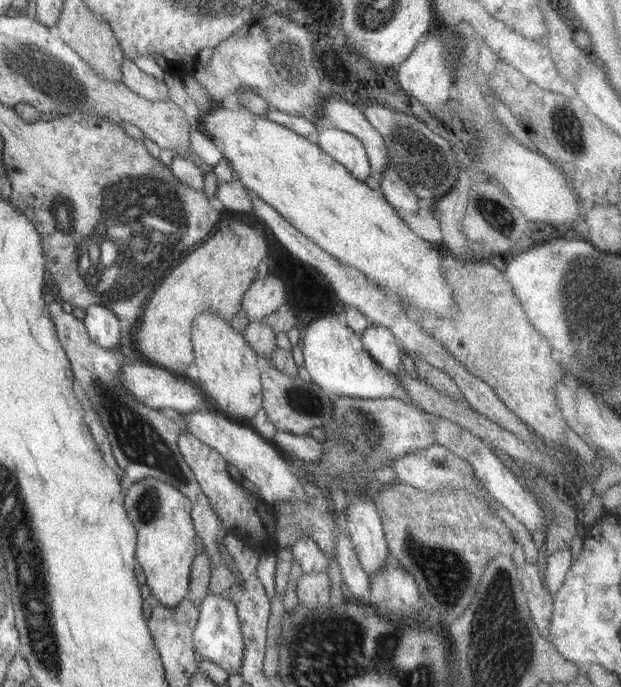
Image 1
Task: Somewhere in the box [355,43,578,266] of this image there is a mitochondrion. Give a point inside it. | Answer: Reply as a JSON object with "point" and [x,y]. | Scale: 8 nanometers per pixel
{"point":[406,145]}

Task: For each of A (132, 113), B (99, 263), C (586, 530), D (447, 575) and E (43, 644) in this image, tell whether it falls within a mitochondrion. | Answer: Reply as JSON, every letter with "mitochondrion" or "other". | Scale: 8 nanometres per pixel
{"A":"other","B":"mitochondrion","C":"other","D":"mitochondrion","E":"mitochondrion"}

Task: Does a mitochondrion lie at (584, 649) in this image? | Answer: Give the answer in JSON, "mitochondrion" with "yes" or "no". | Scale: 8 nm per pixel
{"mitochondrion":"no"}

